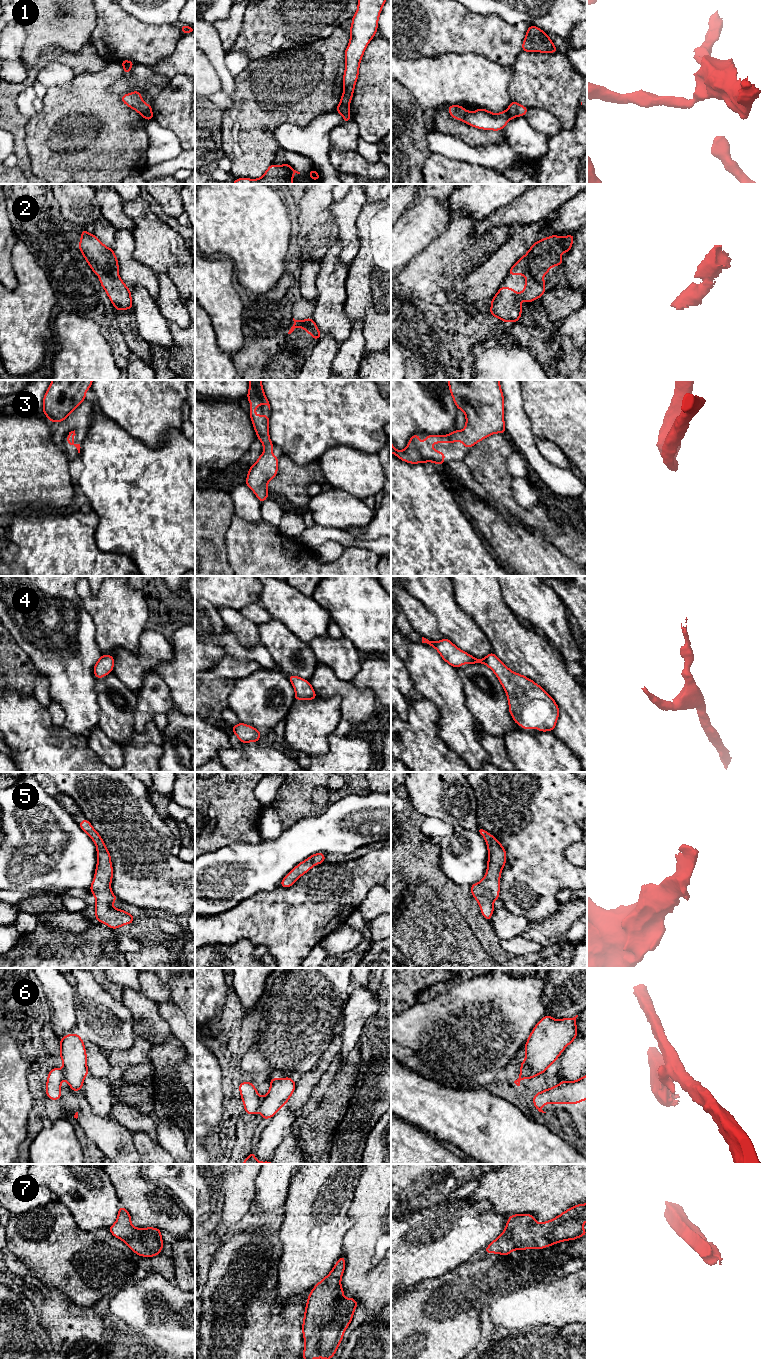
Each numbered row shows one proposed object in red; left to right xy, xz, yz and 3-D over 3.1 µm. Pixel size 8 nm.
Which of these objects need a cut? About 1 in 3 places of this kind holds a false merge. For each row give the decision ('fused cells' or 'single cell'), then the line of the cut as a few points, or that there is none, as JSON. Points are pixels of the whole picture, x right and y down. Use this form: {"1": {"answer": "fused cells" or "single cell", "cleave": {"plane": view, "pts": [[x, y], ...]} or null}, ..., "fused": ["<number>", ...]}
{"1": {"answer": "fused cells", "cleave": {"plane": "xz", "pts": [[340, 103], [348, 106]]}}, "2": {"answer": "single cell", "cleave": null}, "3": {"answer": "single cell", "cleave": null}, "4": {"answer": "single cell", "cleave": null}, "5": {"answer": "single cell", "cleave": null}, "6": {"answer": "fused cells", "cleave": {"plane": "xz", "pts": [[262, 1097], [258, 1110]]}}, "7": {"answer": "single cell", "cleave": null}, "fused": ["1", "6"]}

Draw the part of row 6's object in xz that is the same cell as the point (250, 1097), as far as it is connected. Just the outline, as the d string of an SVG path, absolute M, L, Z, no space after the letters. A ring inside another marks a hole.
M241 1082L239 1084L241 1099L247 1114L253 1115L259 1111L262 1097L256 1091L255 1085L251 1082Z

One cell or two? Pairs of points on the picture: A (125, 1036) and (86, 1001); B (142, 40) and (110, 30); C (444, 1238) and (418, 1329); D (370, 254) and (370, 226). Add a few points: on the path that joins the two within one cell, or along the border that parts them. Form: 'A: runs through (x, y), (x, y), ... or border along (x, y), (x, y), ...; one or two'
A: runs through (115, 1030), (96, 1011); one
B: runs through (134, 40), (118, 36); one
C: border along (455, 1268), (437, 1277), (424, 1278), (411, 1286); two
D: runs through (370, 247), (370, 233); one

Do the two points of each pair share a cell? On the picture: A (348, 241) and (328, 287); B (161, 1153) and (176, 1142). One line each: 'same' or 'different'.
A: different
B: different

